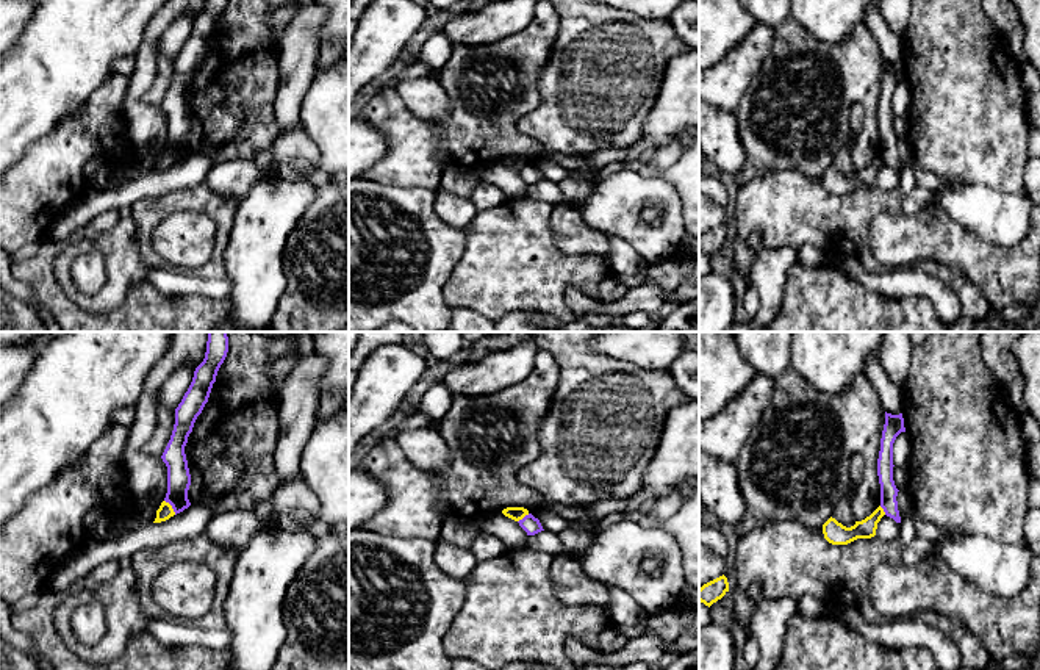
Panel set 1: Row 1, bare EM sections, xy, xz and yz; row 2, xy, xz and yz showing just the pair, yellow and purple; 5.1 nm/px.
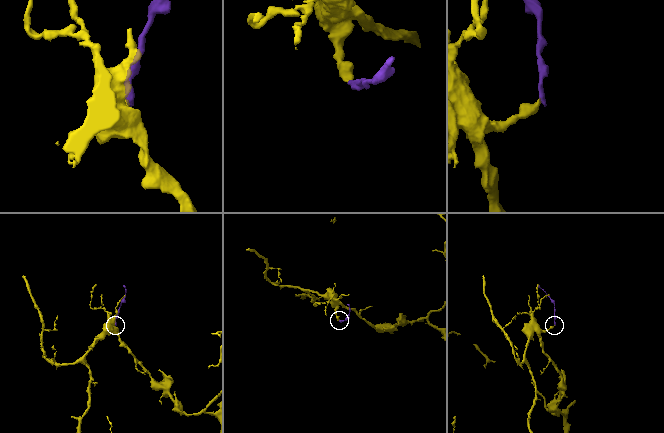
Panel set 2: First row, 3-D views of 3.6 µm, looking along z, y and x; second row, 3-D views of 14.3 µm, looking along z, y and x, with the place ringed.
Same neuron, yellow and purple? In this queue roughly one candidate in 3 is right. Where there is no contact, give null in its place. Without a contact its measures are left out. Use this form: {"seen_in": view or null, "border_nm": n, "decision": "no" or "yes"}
{"seen_in": "xy", "border_nm": 100, "decision": "no"}

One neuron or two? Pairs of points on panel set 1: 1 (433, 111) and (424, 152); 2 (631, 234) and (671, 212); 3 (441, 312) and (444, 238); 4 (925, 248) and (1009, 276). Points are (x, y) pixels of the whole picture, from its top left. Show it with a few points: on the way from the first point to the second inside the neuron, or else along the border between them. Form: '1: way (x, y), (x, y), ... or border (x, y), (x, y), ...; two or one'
1: border (401, 100), (429, 121), (449, 113); two
2: way (641, 234), (656, 234), (667, 223); one
3: way (433, 293), (433, 257); one
4: way (945, 248), (957, 248), (989, 266); one

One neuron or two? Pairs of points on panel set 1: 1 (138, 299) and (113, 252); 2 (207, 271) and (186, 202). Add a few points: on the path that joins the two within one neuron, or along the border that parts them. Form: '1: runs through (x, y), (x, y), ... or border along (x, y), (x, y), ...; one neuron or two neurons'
1: border along (144, 279), (129, 290), (118, 307), (104, 310); two neurons
2: runs through (219, 249), (221, 219), (208, 207); one neuron

